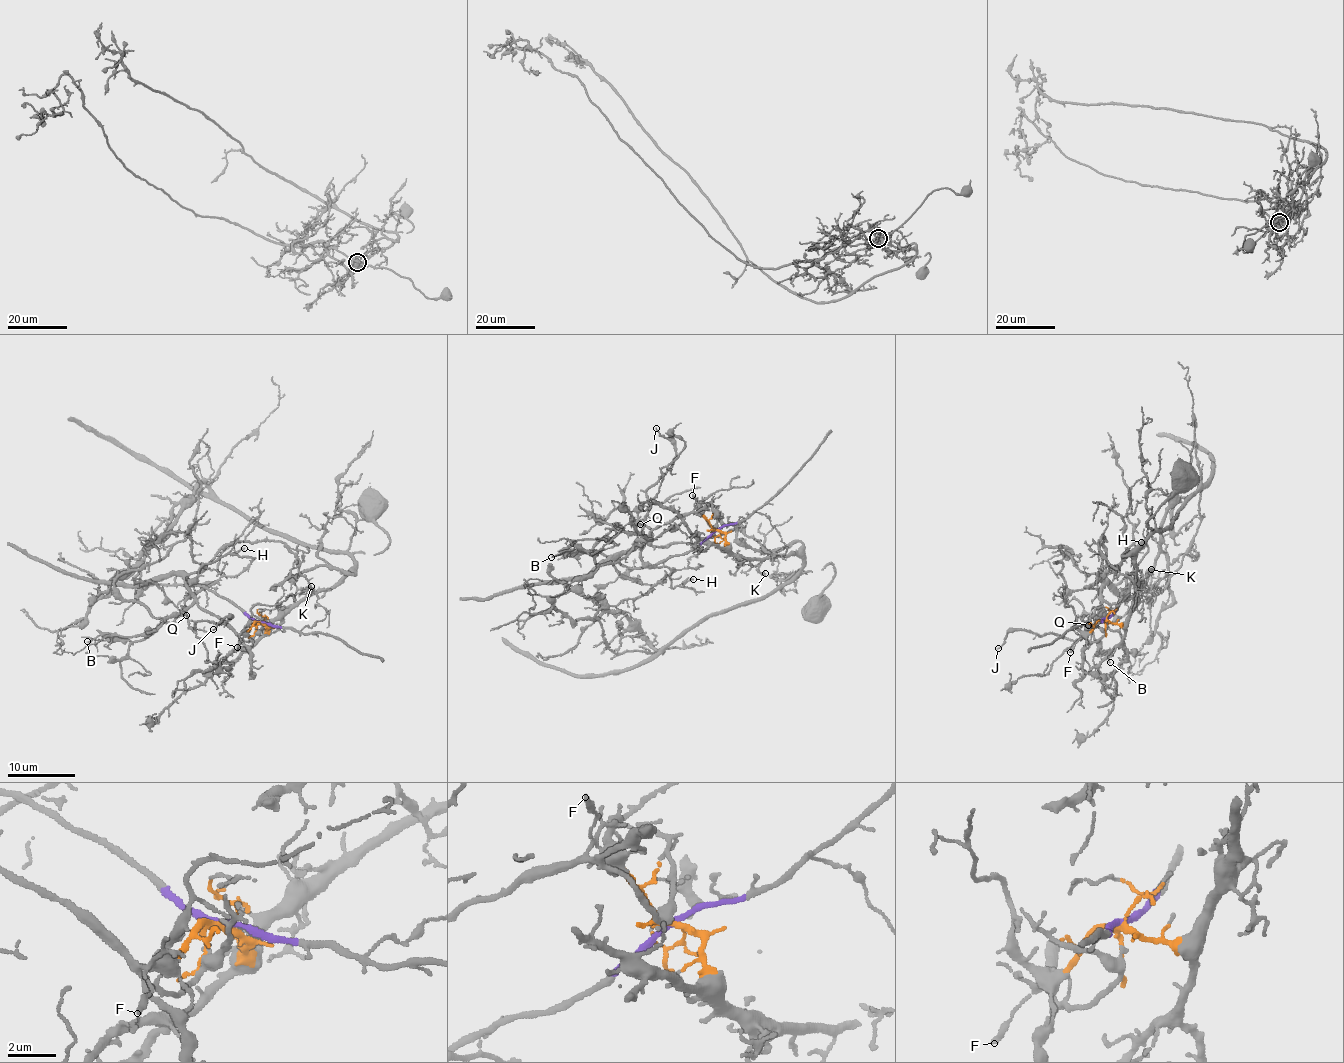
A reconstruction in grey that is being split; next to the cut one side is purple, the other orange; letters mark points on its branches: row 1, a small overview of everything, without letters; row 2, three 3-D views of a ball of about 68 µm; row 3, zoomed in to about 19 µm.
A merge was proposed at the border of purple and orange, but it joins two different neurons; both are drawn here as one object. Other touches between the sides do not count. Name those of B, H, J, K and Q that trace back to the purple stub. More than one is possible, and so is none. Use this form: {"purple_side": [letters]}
{"purple_side": ["B", "H", "J", "Q"]}

